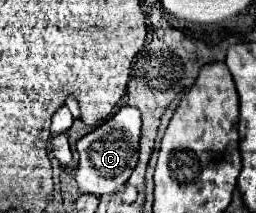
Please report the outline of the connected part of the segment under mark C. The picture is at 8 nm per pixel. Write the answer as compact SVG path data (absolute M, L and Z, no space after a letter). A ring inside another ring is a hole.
M121 106L115 116L105 120L99 128L95 128L87 136L83 136L83 140L77 142L79 164L75 170L75 182L83 194L109 196L127 182L139 156L137 154L139 132L141 132L139 112L131 106Z

